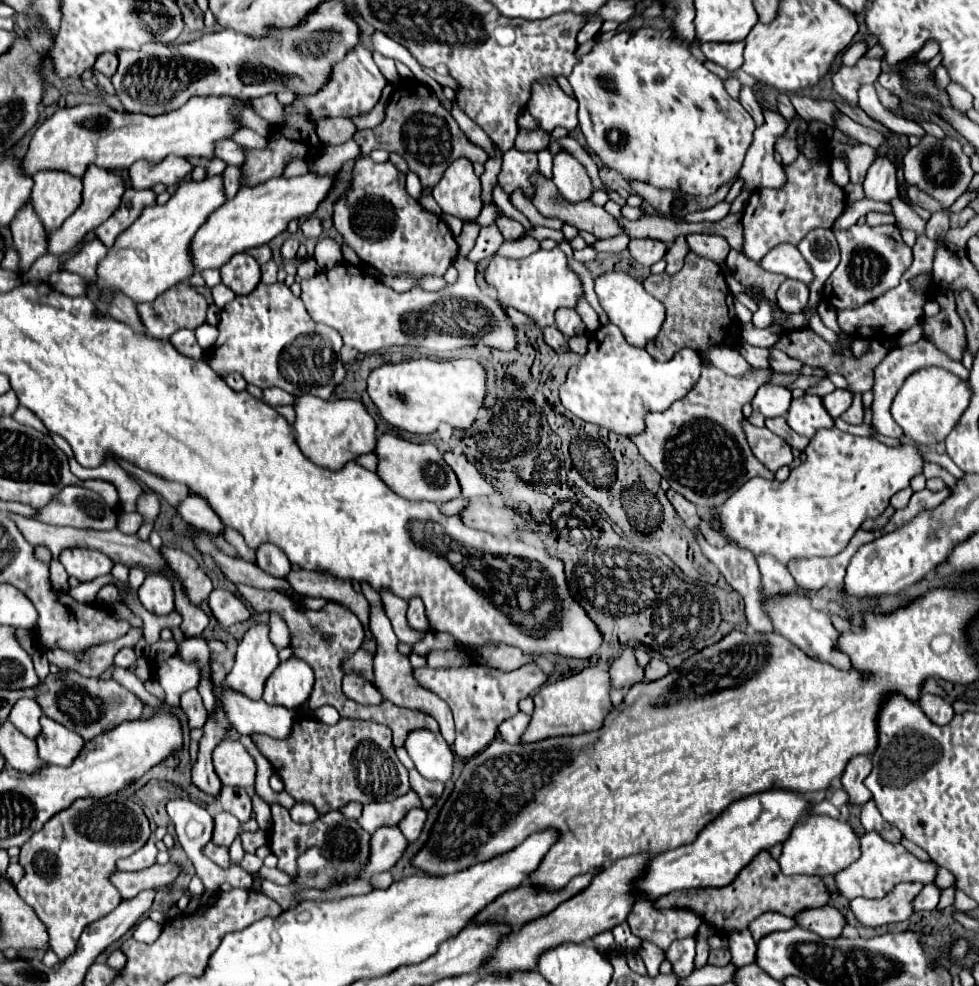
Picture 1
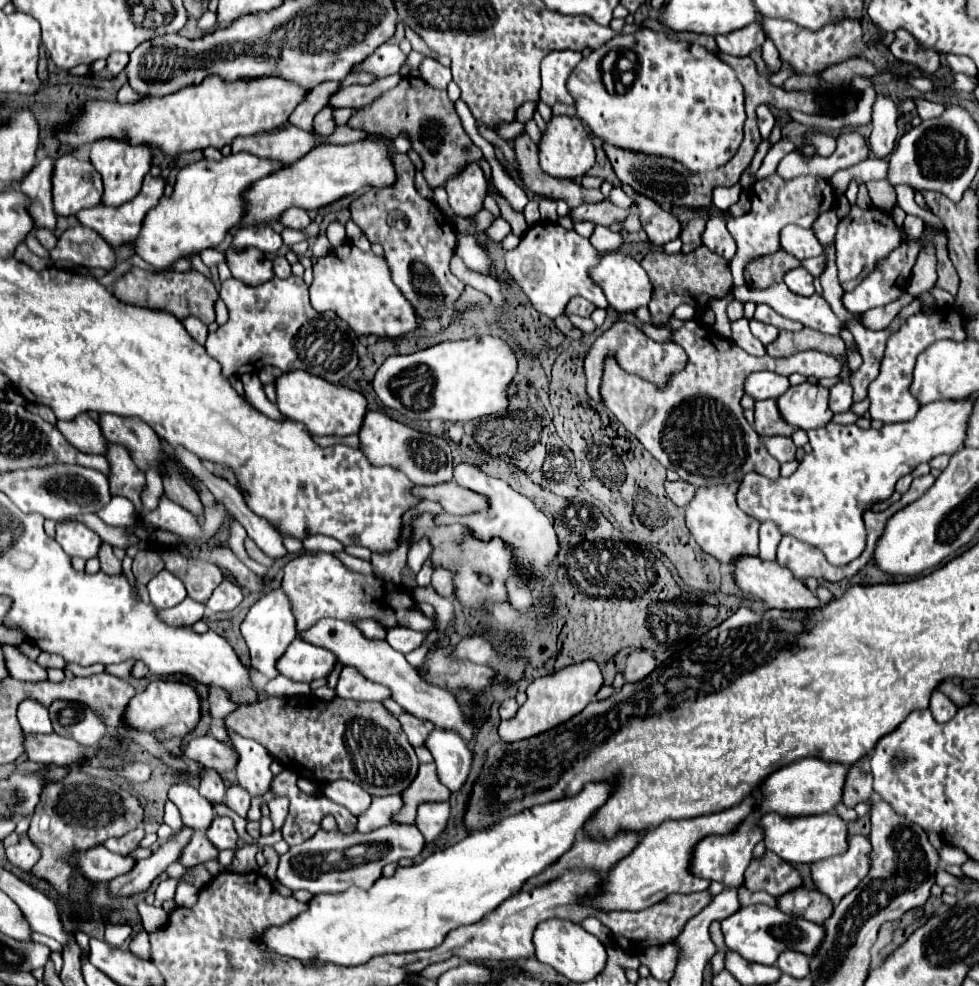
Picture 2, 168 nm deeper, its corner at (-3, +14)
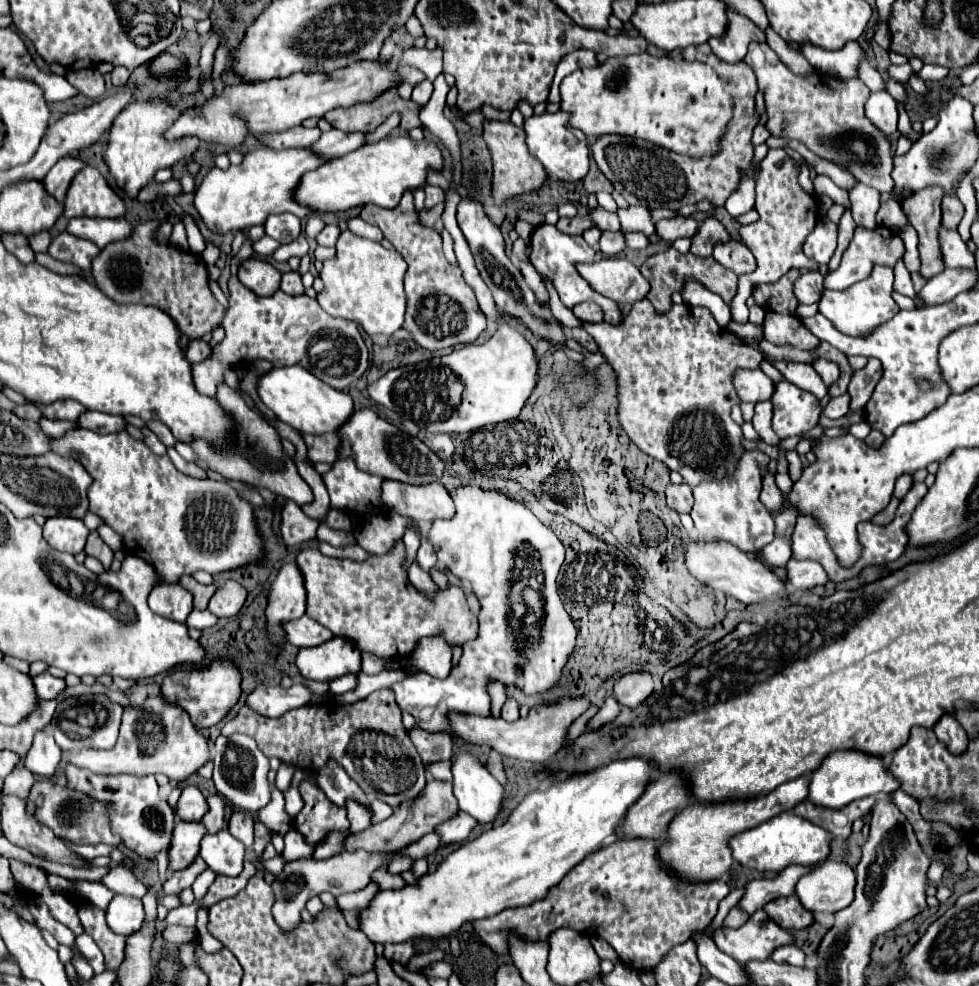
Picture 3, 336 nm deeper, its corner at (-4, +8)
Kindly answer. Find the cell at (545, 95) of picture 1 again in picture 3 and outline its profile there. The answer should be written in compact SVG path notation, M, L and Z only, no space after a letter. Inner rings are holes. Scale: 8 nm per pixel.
M572 51L570 55L566 55L560 63L558 63L558 69L556 69L556 77L554 77L554 83L552 83L552 91L550 91L550 97L548 101L550 103L558 103L560 101L560 83L566 75L570 75L572 71L580 69L580 67L596 67L598 65L598 59L596 59L596 53L592 51Z

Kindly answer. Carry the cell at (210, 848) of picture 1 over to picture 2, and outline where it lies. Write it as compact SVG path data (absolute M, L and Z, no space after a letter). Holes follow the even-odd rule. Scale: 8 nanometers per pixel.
M193 833L189 845L183 849L181 863L187 867L193 867L193 865L205 863L209 859L217 859L217 855L219 855L219 851L211 845L211 841L207 841L207 835Z

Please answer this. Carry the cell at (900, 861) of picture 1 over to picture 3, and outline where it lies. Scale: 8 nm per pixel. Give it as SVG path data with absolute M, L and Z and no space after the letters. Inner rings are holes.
M826 861L796 883L800 903L812 913L836 913L854 899L856 875L844 861Z

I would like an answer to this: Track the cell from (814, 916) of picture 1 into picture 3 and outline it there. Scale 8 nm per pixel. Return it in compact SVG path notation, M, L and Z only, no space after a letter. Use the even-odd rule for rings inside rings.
M790 895L790 897L780 897L780 899L774 899L770 903L764 905L764 911L768 913L768 917L778 923L782 929L804 929L808 927L810 923L814 923L814 917L810 911L806 911L796 895Z

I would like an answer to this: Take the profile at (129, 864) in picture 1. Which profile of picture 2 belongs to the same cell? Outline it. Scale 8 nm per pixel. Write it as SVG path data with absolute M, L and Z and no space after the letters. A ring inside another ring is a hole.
M139 827L139 829L131 831L131 833L127 833L127 835L119 837L119 839L109 839L109 841L105 843L105 847L107 847L109 851L121 853L121 855L129 855L129 853L133 853L135 849L139 849L139 843L143 841L143 837L145 837L145 829Z

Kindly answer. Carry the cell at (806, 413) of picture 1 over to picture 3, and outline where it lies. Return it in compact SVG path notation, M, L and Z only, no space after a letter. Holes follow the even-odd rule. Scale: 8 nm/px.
M786 379L774 383L772 405L772 429L780 439L798 435L802 431L810 431L818 425L818 417L822 413L822 407L812 393L798 389Z

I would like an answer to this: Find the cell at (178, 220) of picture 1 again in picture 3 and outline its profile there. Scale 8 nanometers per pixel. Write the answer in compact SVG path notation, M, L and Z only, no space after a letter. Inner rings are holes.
M260 147L256 151L246 153L242 165L230 165L230 169L222 171L214 167L206 177L204 183L196 189L194 205L204 221L204 225L216 233L238 231L252 225L262 225L264 219L272 213L292 213L300 219L312 215L312 207L296 203L294 191L300 185L304 173L320 167L322 163L330 161L328 157L314 153L312 149L284 149L272 151L268 147Z

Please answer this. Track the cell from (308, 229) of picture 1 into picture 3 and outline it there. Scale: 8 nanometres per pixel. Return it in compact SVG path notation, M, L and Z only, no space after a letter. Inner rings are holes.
M268 215L264 231L280 243L290 243L300 235L300 219L296 215Z

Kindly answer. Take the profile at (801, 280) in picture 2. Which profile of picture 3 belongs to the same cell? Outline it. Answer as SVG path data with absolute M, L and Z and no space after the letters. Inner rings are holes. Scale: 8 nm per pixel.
M804 273L800 275L800 279L794 283L794 293L798 297L800 303L806 303L806 305L812 305L812 303L818 303L822 293L824 293L824 275L822 273Z

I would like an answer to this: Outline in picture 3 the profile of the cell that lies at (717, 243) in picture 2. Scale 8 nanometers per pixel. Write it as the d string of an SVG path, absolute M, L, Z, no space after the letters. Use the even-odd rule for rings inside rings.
M738 241L718 243L714 247L714 259L720 265L732 269L736 275L746 275L756 269L756 257L752 255L752 251L748 251L748 247Z

